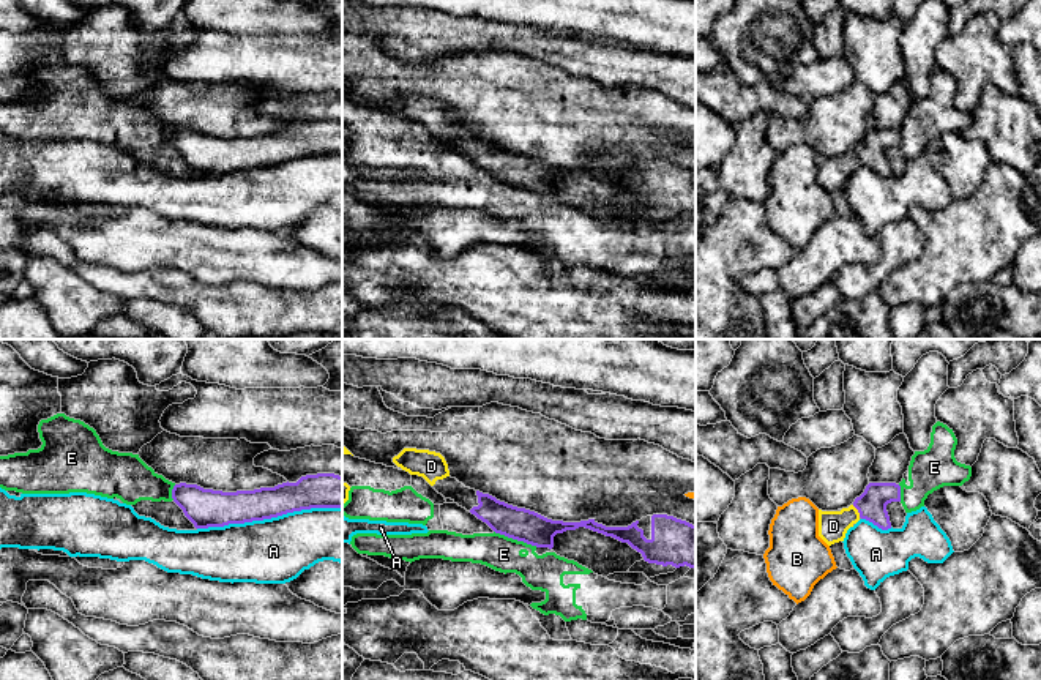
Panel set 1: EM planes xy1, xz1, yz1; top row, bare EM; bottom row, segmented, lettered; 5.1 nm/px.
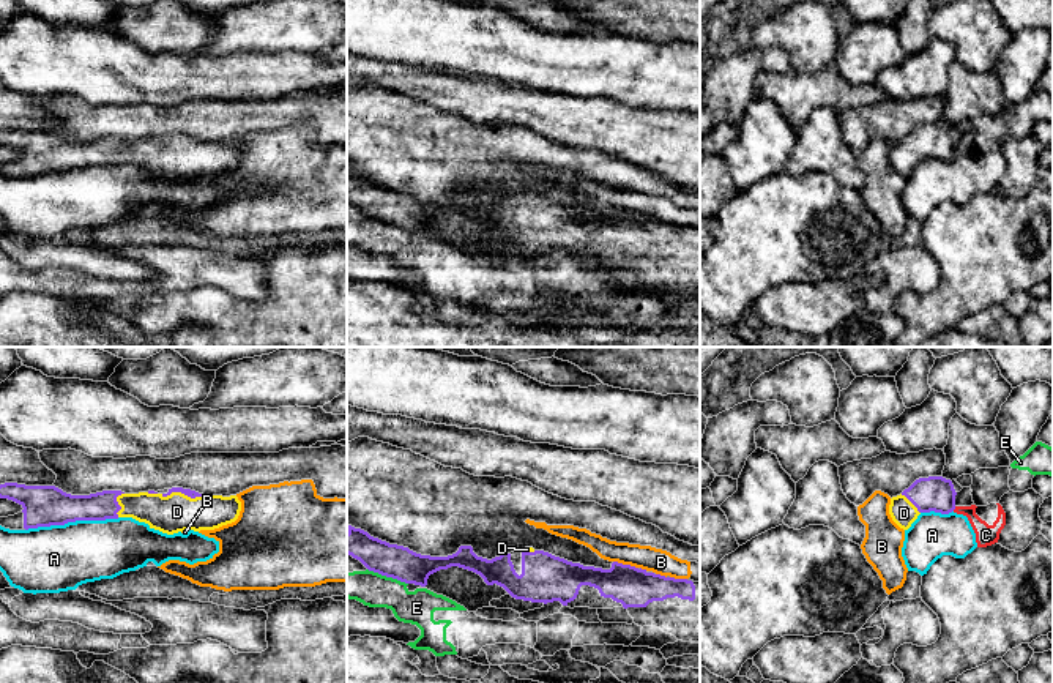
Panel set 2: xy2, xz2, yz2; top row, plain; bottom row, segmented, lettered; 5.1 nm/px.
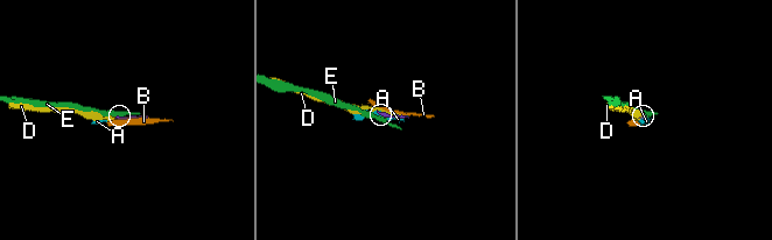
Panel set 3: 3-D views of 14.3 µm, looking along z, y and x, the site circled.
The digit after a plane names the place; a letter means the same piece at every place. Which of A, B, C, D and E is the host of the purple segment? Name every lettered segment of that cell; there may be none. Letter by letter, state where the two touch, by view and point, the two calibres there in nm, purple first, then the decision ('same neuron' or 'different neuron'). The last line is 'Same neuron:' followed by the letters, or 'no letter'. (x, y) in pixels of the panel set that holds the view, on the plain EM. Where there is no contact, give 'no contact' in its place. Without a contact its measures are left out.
A: xy1 (268, 164) | 180/340 nm | different neuron
B: xz2 (626, 212) | 200/130 nm | different neuron
C: yz2 (954, 155) | 180/110 nm | different neuron
D: xy2 (182, 139) | 50/190 nm | same neuron
E: xz1 (516, 185) | 170/180 nm | different neuron
Same neuron: D

